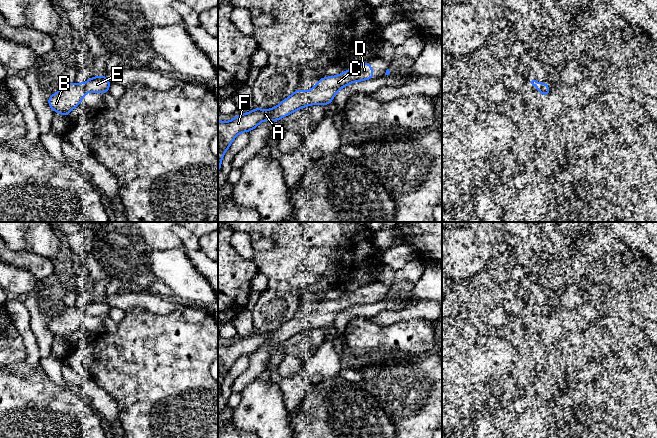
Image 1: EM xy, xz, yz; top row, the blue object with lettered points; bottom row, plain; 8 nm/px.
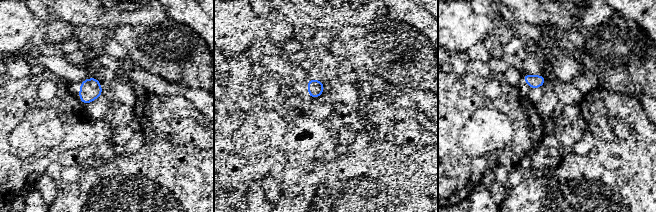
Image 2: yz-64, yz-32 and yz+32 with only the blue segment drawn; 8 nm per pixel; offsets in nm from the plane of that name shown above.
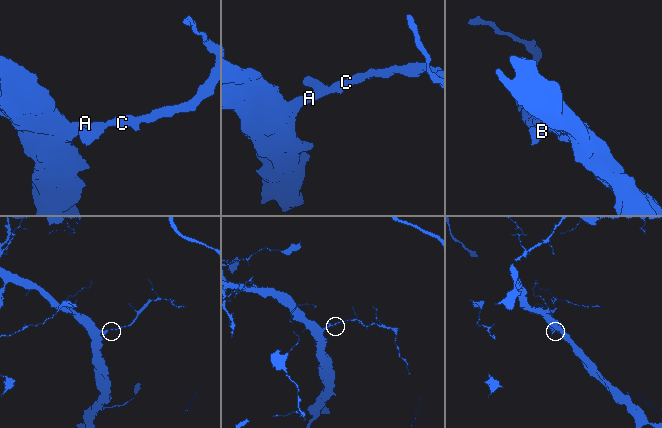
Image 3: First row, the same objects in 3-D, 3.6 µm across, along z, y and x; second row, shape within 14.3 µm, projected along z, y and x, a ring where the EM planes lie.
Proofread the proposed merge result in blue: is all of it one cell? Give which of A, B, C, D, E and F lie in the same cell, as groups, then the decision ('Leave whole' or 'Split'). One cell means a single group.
Groups: A B C D E F. Leave whole

